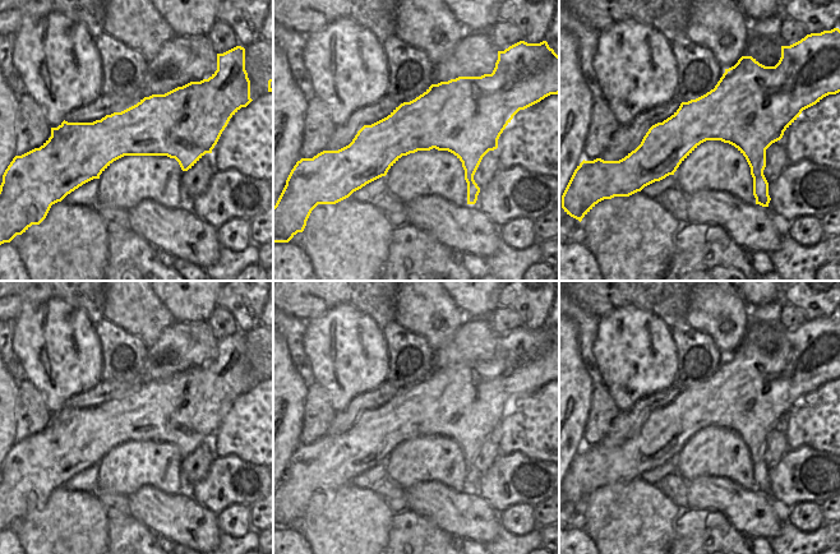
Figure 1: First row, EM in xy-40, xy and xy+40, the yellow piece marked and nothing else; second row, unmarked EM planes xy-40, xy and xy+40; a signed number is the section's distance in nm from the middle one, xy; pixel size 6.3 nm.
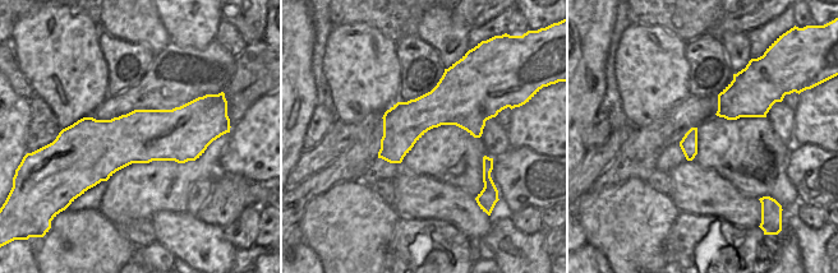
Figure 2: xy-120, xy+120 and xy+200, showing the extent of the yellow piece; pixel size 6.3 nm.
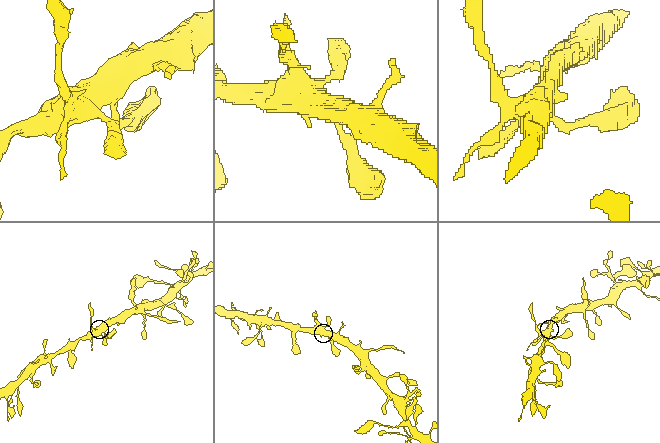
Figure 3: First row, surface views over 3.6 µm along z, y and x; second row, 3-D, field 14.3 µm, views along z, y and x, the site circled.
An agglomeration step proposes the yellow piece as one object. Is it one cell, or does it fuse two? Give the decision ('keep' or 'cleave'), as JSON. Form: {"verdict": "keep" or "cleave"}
{"verdict": "keep"}

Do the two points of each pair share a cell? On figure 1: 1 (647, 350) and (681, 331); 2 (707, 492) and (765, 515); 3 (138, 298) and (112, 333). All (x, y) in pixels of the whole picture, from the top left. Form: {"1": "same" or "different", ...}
{"1": "different", "2": "same", "3": "different"}

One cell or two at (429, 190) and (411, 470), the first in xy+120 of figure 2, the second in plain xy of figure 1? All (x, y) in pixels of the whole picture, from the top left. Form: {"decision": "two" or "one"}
{"decision": "two"}

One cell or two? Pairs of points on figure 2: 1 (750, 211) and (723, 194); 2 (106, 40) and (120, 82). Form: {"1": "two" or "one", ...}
{"1": "one", "2": "one"}

